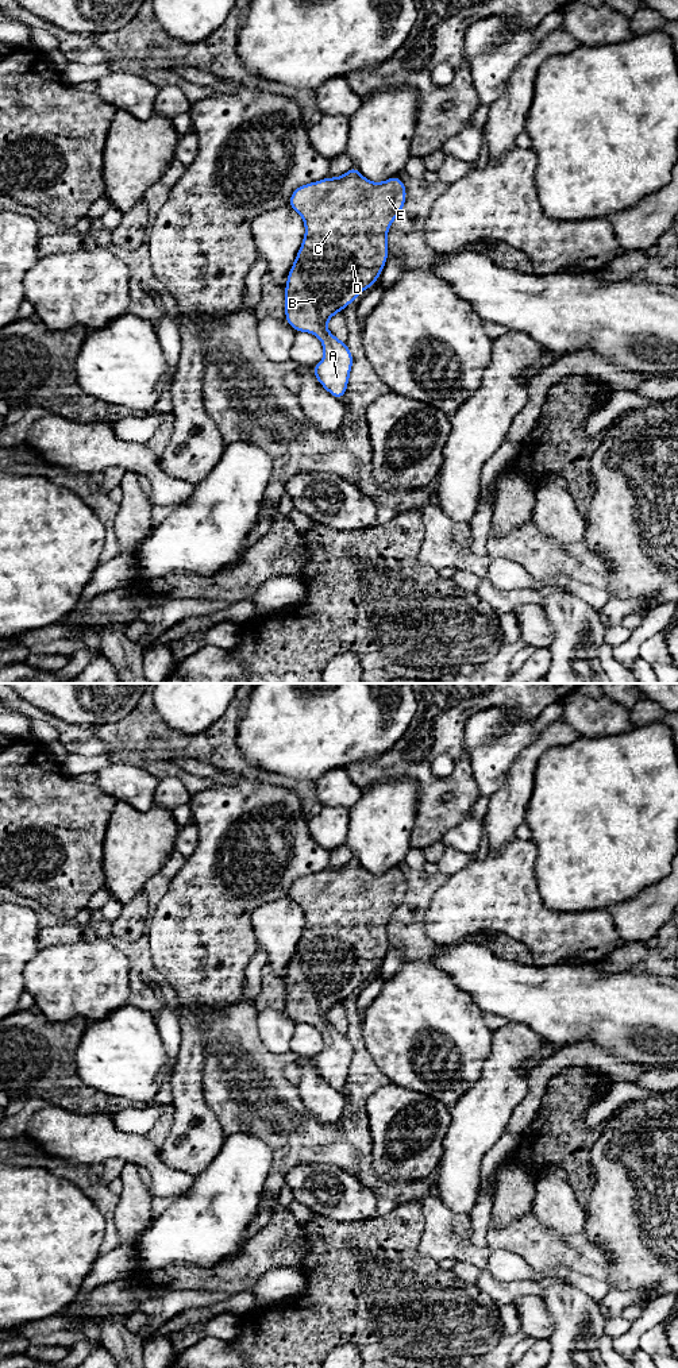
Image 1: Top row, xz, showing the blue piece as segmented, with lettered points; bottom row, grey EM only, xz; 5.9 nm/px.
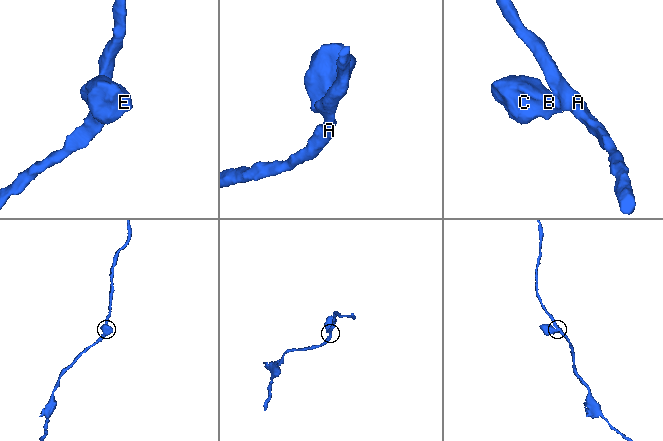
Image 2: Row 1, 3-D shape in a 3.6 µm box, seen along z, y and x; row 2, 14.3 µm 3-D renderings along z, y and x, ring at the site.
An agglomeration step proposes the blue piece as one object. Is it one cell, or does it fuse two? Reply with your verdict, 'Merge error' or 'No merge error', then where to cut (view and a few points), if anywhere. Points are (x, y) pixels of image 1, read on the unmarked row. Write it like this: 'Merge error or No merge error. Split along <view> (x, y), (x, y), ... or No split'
No merge error. No split

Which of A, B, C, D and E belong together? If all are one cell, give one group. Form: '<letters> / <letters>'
A B C D E

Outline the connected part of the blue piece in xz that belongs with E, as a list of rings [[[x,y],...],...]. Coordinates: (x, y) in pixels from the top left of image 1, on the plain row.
[[[354,855],[340,868],[297,878],[289,889],[289,898],[303,909],[305,926],[286,970],[285,1011],[296,1024],[311,1024],[320,1030],[324,1048],[312,1063],[317,1074],[338,1091],[347,1083],[354,1049],[347,1034],[325,1020],[327,1014],[380,970],[390,945],[386,925],[405,891],[407,878],[398,867],[373,874]]]

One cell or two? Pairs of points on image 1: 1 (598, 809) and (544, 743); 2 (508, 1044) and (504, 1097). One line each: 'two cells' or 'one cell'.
1: two cells
2: one cell

